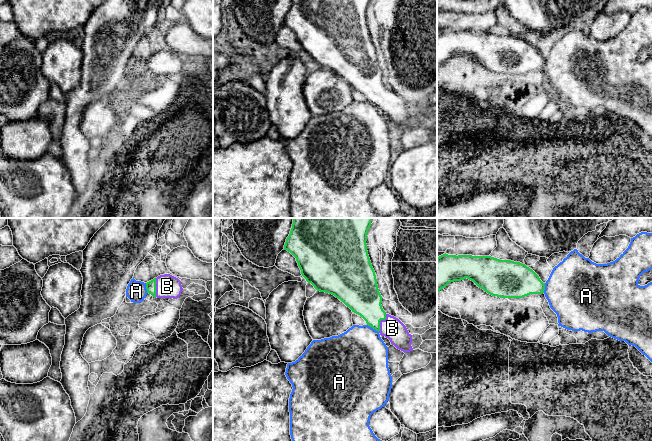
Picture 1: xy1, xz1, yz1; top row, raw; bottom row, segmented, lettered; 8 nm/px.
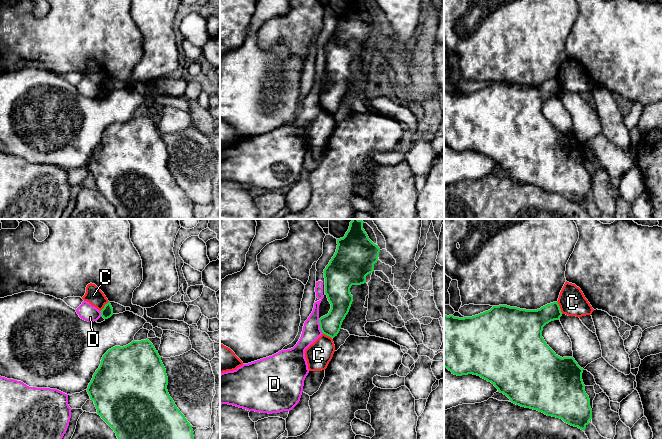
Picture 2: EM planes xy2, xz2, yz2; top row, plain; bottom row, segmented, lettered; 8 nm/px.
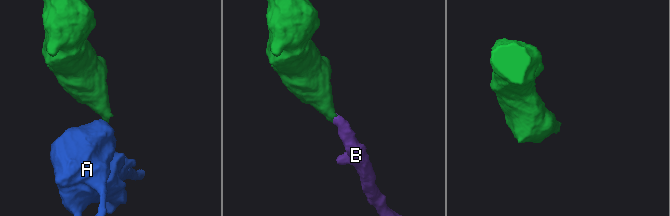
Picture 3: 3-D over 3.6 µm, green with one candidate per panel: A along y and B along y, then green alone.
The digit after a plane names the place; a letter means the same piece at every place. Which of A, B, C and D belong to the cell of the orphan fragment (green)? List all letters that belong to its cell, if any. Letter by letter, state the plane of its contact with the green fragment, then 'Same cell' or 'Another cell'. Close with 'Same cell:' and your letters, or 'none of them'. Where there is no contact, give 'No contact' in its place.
A: Touches green in xz1. Another cell
B: Touches green in xz1. Same cell
C: Touches green in yz2. Another cell
D: Touches green in xz2. Another cell
Same cell: B

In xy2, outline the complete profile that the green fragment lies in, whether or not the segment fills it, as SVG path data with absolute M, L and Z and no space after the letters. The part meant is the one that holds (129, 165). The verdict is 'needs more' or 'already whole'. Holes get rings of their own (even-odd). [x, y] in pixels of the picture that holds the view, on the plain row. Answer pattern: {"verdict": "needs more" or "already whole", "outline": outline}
{"verdict": "already whole", "outline": "M148 116L109 125L88 161L97 190L114 206L122 219L194 219L193 205L175 181L168 166L161 133Z"}

